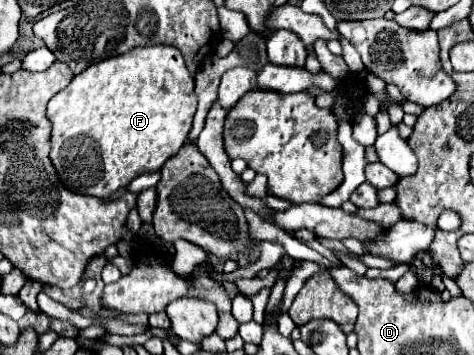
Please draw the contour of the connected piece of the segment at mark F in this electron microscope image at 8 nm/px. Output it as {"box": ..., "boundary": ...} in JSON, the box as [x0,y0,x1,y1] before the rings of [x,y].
{"box":[49,45,197,195],"boundary":[[[151,45],[151,47],[137,47],[125,55],[117,55],[113,59],[105,59],[99,61],[91,67],[87,67],[83,73],[79,73],[77,77],[73,77],[73,81],[69,83],[69,87],[65,87],[65,91],[59,91],[51,101],[49,101],[49,121],[53,123],[53,131],[51,131],[51,161],[61,177],[61,181],[65,183],[65,187],[69,191],[77,191],[83,195],[113,195],[119,189],[127,187],[129,181],[133,181],[137,175],[141,173],[155,173],[163,167],[163,163],[167,159],[171,159],[187,141],[187,135],[191,131],[191,121],[193,115],[197,111],[197,95],[193,93],[193,77],[185,67],[185,61],[179,53],[179,49],[171,47],[171,45]]]}

